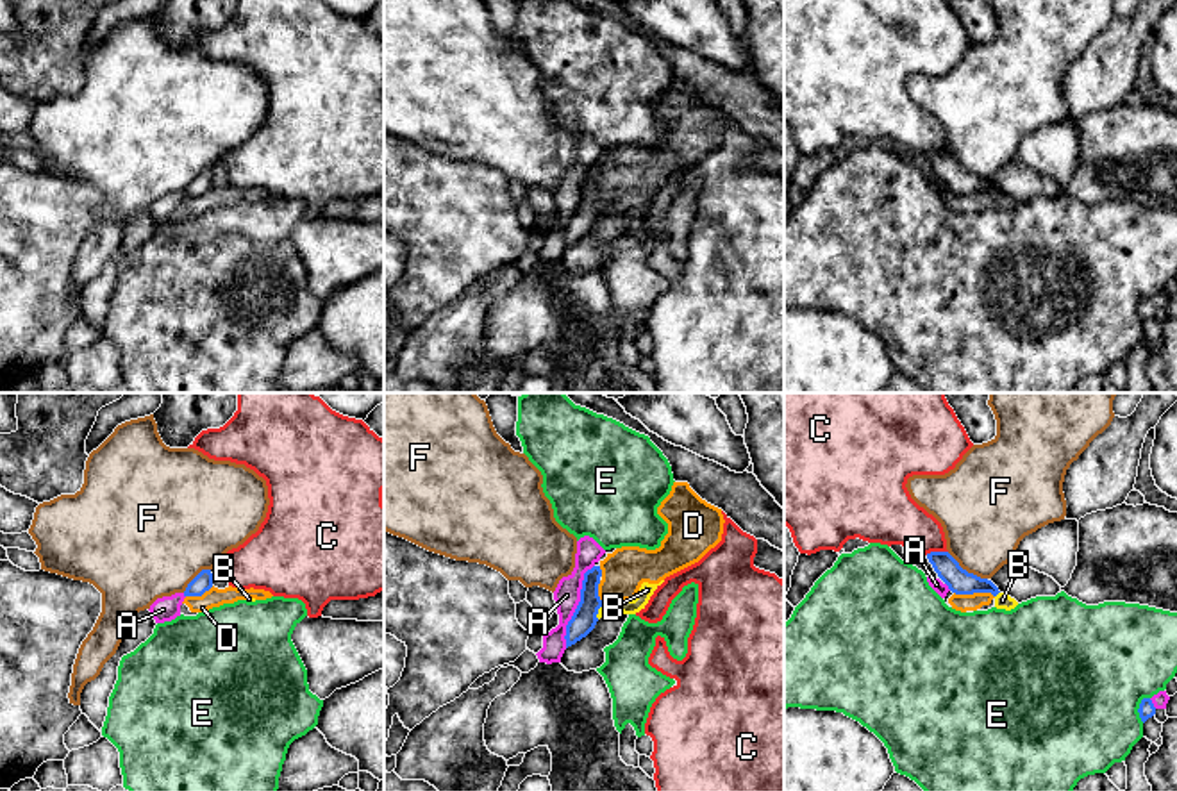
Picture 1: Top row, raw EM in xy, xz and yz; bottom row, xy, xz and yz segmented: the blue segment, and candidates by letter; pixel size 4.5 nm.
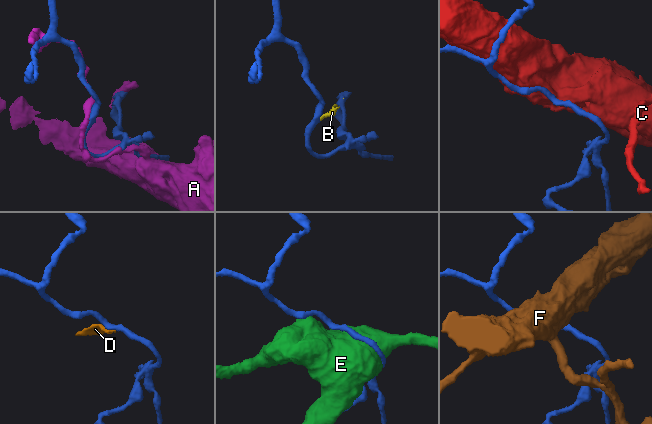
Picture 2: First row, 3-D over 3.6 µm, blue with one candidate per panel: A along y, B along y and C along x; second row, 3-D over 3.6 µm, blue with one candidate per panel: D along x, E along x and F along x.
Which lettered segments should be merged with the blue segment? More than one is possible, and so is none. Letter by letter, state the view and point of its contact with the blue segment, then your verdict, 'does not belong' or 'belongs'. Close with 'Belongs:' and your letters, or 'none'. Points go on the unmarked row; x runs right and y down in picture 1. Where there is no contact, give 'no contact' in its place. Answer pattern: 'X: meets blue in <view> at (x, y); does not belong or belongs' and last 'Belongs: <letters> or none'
A: meets blue in xz at (577, 206); does not belong
B: meets blue in xz at (597, 211); does not belong
C: meets blue in yz at (936, 152); does not belong
D: meets blue in yz at (974, 191); does not belong
E: meets blue in yz at (1140, 308); does not belong
F: meets blue in yz at (965, 170); does not belong
Belongs: none

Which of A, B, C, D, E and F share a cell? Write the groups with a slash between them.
A / B D / C / E / F

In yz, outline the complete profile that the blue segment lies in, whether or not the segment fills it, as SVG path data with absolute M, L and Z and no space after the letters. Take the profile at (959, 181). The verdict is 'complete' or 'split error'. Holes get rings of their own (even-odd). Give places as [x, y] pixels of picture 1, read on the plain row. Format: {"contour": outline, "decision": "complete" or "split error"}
{"contour": "M931 152L927 154L927 159L938 177L956 195L991 193L993 196L997 196L1000 193L991 180L981 179L963 170L948 152Z", "decision": "complete"}

